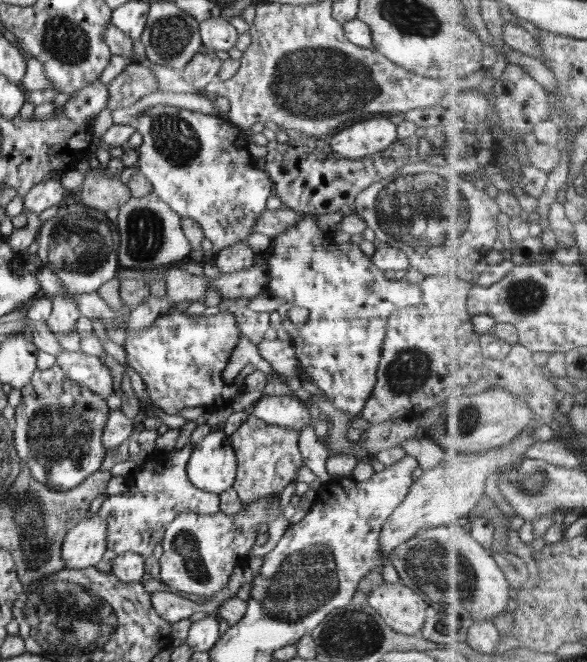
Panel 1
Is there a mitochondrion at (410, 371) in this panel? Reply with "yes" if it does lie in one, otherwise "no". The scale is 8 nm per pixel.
yes

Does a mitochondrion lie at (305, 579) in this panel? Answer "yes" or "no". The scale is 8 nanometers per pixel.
yes

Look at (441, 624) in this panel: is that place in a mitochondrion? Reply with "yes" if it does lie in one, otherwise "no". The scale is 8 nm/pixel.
yes

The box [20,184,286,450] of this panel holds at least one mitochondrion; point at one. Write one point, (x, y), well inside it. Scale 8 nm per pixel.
(79, 243)

